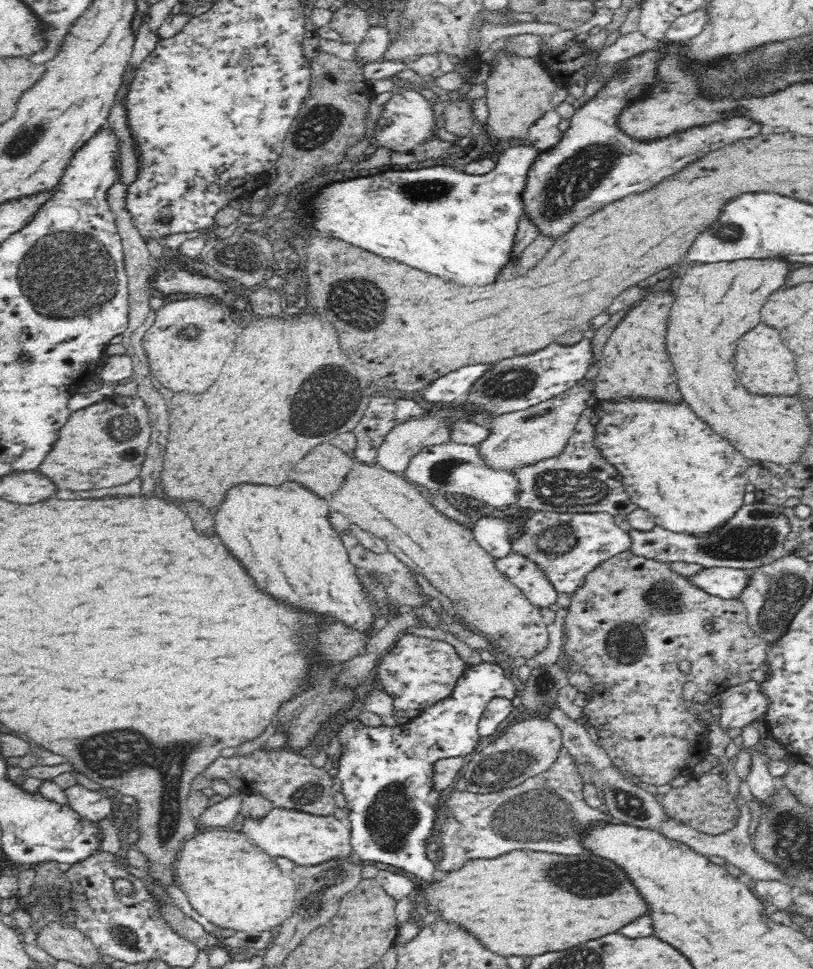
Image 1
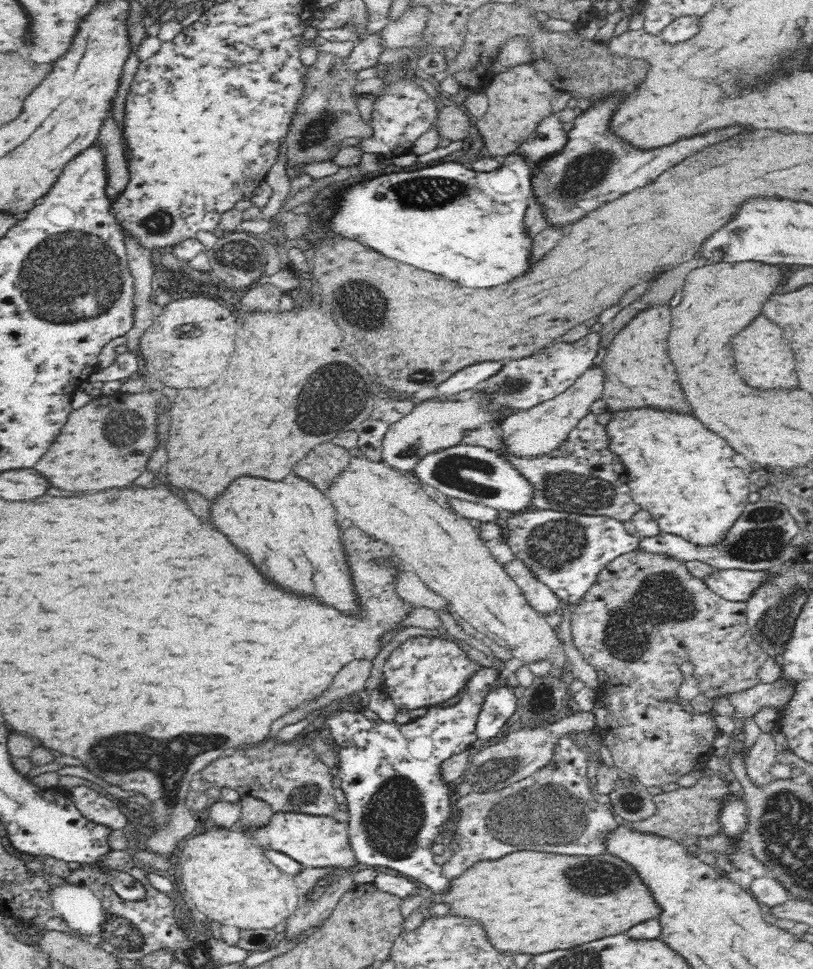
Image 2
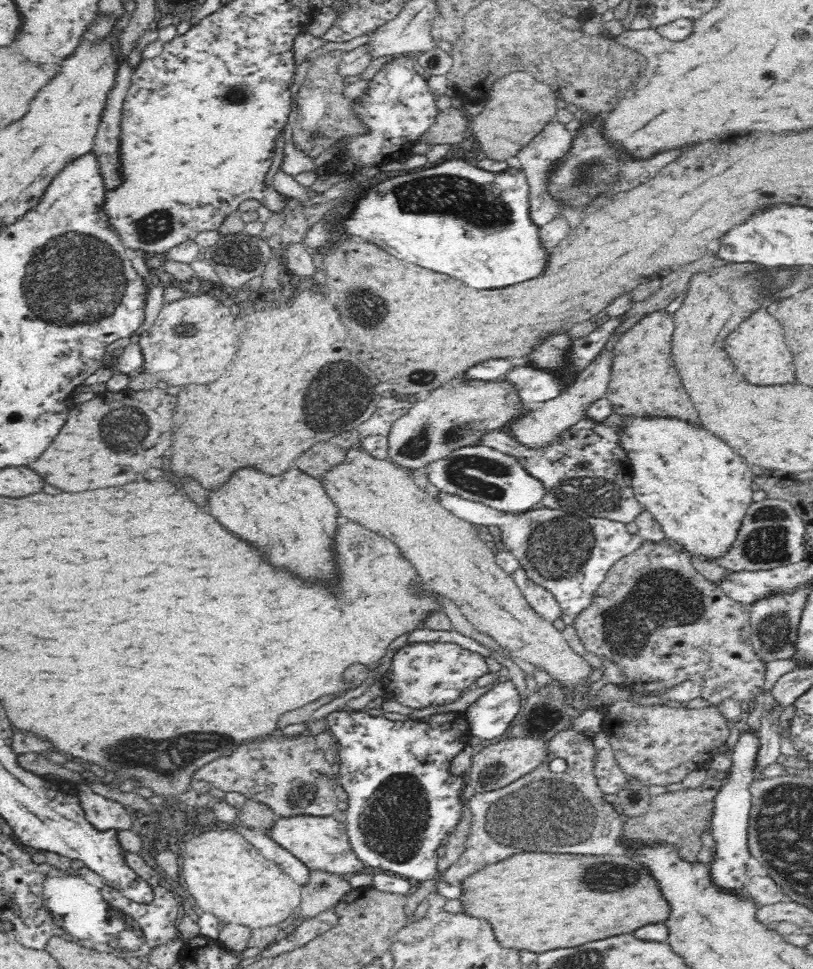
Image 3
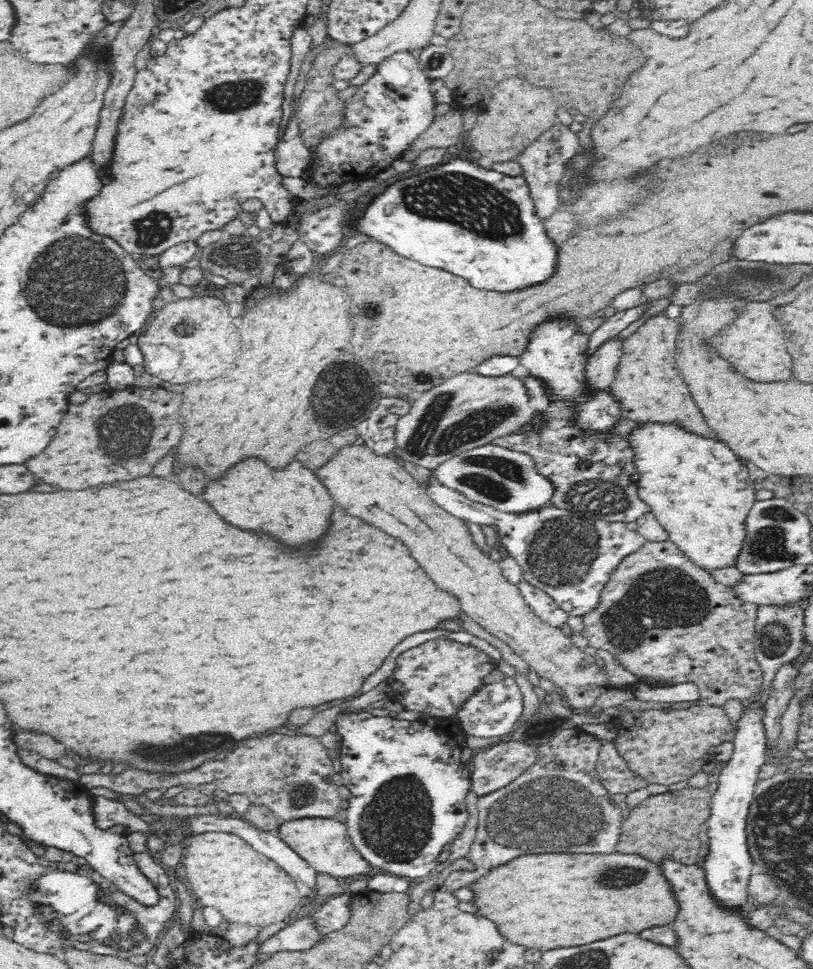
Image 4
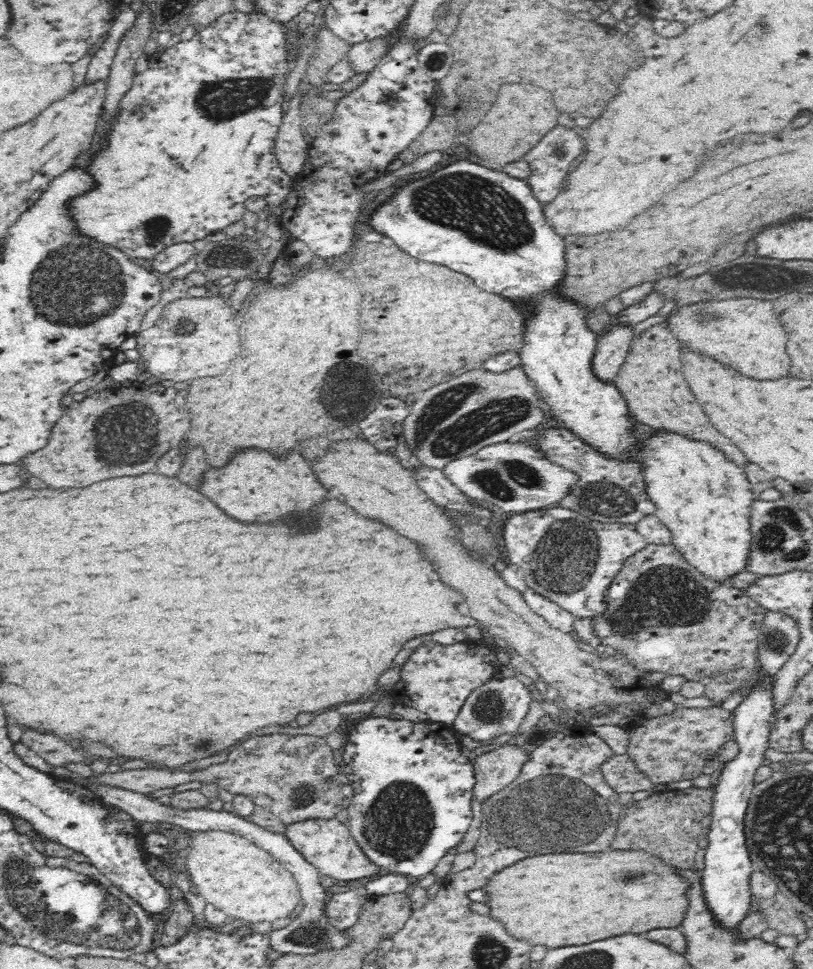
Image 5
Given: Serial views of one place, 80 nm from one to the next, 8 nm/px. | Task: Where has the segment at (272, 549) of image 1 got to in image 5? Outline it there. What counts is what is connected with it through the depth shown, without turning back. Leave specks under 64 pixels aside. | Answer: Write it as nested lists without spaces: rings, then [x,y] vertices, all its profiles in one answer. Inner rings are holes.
[[[266,448],[238,450],[224,466],[208,468],[202,474],[200,492],[240,520],[276,520],[284,512],[292,512],[292,508],[308,508],[308,504],[316,504],[316,500],[324,500],[326,496],[324,486],[316,480],[300,452],[290,450],[276,456]]]

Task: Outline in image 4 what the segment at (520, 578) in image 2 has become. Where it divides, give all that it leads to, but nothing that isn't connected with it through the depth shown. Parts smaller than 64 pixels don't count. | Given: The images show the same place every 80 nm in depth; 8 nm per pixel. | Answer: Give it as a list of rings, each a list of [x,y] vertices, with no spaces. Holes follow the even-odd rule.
[[[523,579],[517,587],[525,598],[527,605],[544,622],[556,628],[562,628],[562,626],[568,622],[569,614],[562,610],[549,594],[528,584],[525,579]]]

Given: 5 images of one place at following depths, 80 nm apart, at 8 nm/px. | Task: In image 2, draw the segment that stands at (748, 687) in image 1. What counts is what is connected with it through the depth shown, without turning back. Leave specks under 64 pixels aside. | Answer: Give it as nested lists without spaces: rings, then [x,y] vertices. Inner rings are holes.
[[[780,677],[773,684],[760,684],[744,693],[738,693],[737,696],[728,697],[737,707],[737,716],[732,719],[740,725],[766,707],[784,712],[796,692],[794,678]]]

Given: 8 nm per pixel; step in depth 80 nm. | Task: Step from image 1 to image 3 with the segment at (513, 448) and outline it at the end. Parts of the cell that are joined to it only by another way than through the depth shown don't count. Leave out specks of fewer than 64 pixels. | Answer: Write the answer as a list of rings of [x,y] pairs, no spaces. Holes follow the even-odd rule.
[[[614,348],[611,350],[601,350],[589,363],[583,368],[576,378],[574,386],[568,386],[564,392],[552,400],[543,404],[542,408],[529,410],[526,416],[519,420],[514,420],[510,424],[508,433],[520,439],[522,443],[537,447],[549,443],[554,437],[558,436],[564,429],[570,428],[573,424],[582,420],[585,408],[600,397],[604,397],[610,378],[612,378],[612,362],[614,362]]]

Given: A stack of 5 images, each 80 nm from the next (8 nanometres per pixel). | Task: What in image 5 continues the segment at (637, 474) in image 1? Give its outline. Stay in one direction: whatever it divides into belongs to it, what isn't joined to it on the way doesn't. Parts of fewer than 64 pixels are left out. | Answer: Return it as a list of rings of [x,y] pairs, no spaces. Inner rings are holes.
[[[652,436],[648,440],[648,460],[641,463],[644,470],[646,489],[650,499],[656,503],[655,515],[672,533],[672,542],[685,562],[713,582],[724,584],[746,571],[752,554],[752,529],[750,526],[752,503],[757,501],[751,484],[744,478],[742,468],[732,466],[720,452],[708,448],[708,444],[696,444],[682,436]]]

